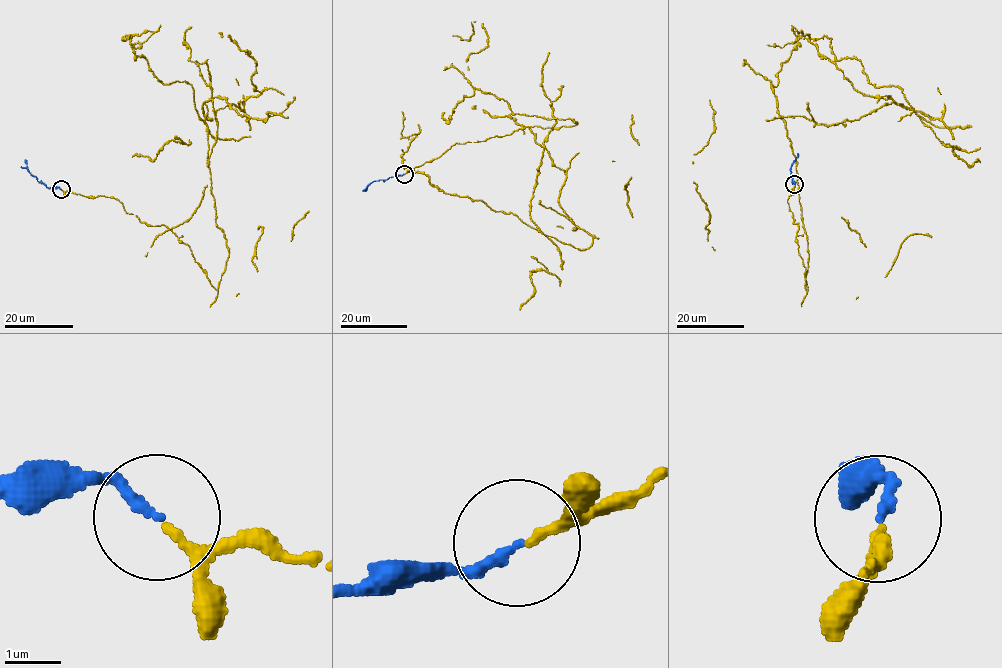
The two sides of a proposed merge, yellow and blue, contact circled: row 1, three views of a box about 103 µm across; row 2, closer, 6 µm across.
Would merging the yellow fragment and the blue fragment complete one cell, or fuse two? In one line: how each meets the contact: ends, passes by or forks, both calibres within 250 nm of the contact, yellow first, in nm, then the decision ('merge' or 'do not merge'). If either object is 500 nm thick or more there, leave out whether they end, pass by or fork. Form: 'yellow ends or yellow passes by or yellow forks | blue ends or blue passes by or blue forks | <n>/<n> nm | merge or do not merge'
yellow passes by | blue ends | 120/170 nm | merge

